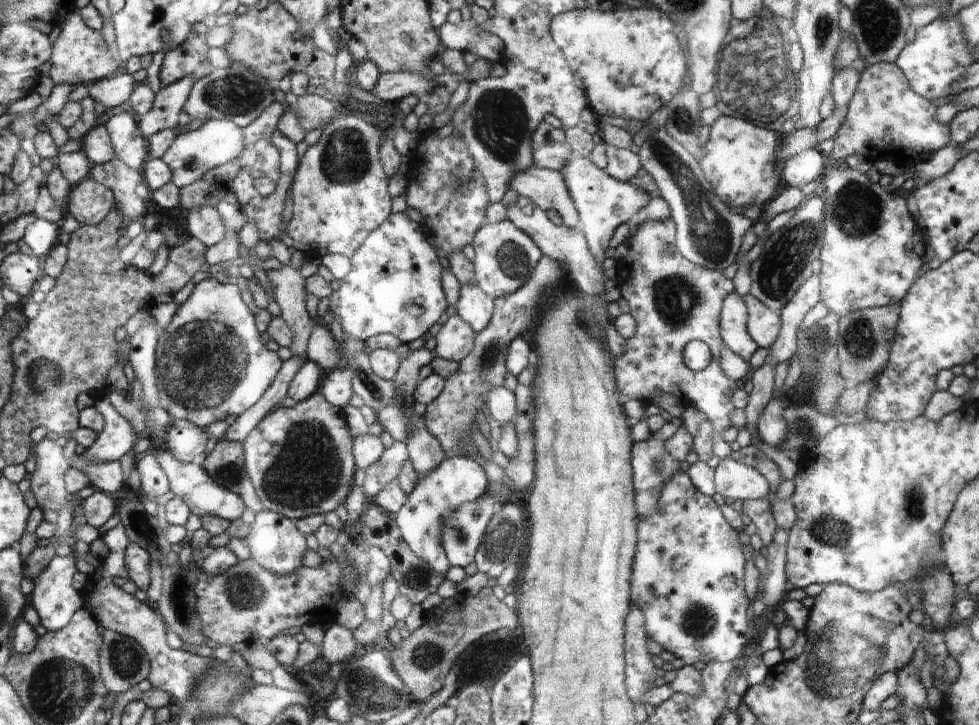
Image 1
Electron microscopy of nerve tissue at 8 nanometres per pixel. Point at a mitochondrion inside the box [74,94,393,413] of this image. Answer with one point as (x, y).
(345, 157)

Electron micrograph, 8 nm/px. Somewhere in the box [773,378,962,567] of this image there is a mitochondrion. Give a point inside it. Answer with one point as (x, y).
(829, 530)

